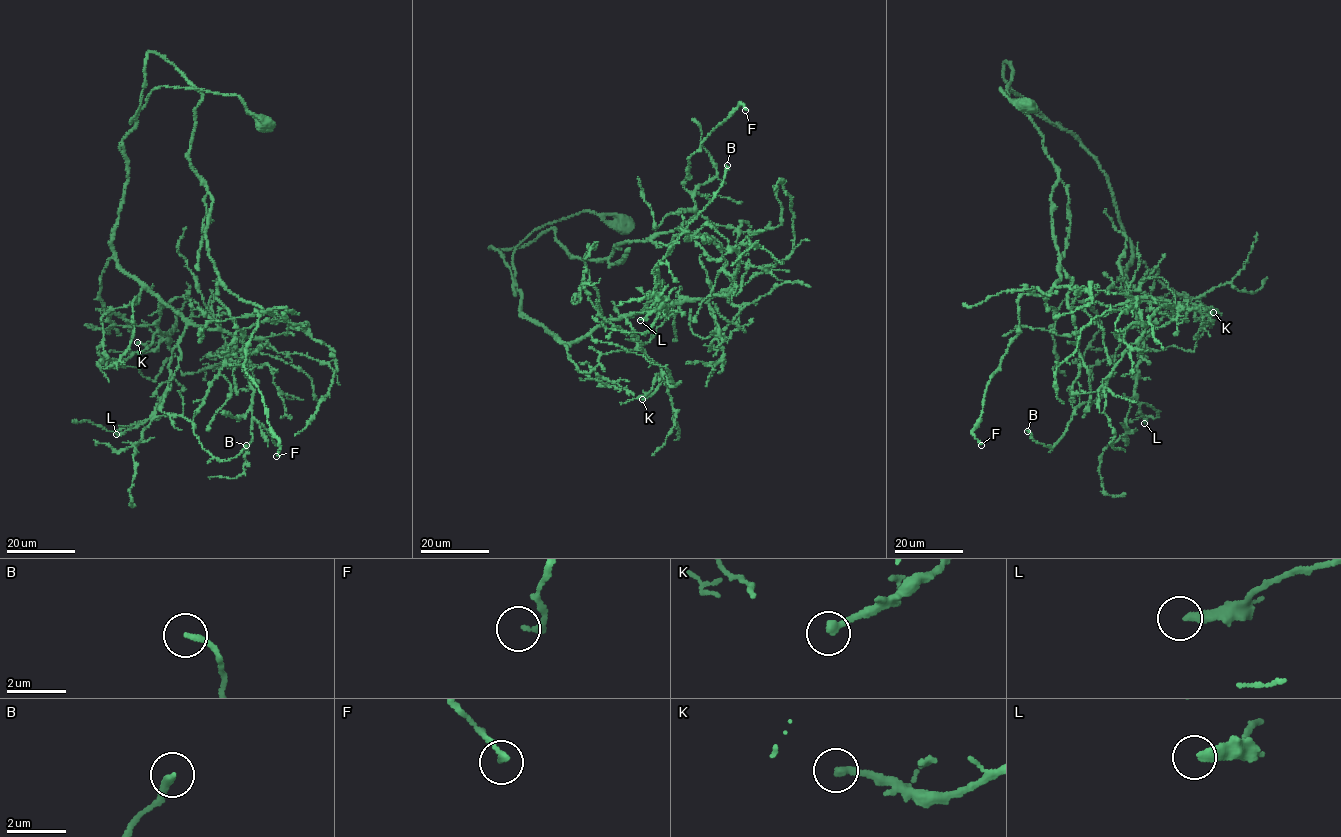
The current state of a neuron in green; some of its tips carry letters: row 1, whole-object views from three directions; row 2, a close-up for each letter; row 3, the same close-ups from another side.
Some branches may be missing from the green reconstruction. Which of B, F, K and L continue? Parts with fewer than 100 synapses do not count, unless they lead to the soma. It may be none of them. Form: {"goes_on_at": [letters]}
{"goes_on_at": []}

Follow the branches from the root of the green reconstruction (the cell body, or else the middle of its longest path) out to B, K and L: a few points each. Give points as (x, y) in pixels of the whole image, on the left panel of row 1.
B: (263, 122), (236, 95), (151, 91), (122, 142), (111, 242), (186, 323), (160, 410), (219, 460), (246, 445)
K: (263, 122), (238, 96), (193, 88), (158, 87), (138, 111), (111, 242), (169, 336), (137, 342)
L: (263, 122), (236, 95), (160, 87), (123, 140), (116, 263), (186, 329), (156, 412), (116, 434)

